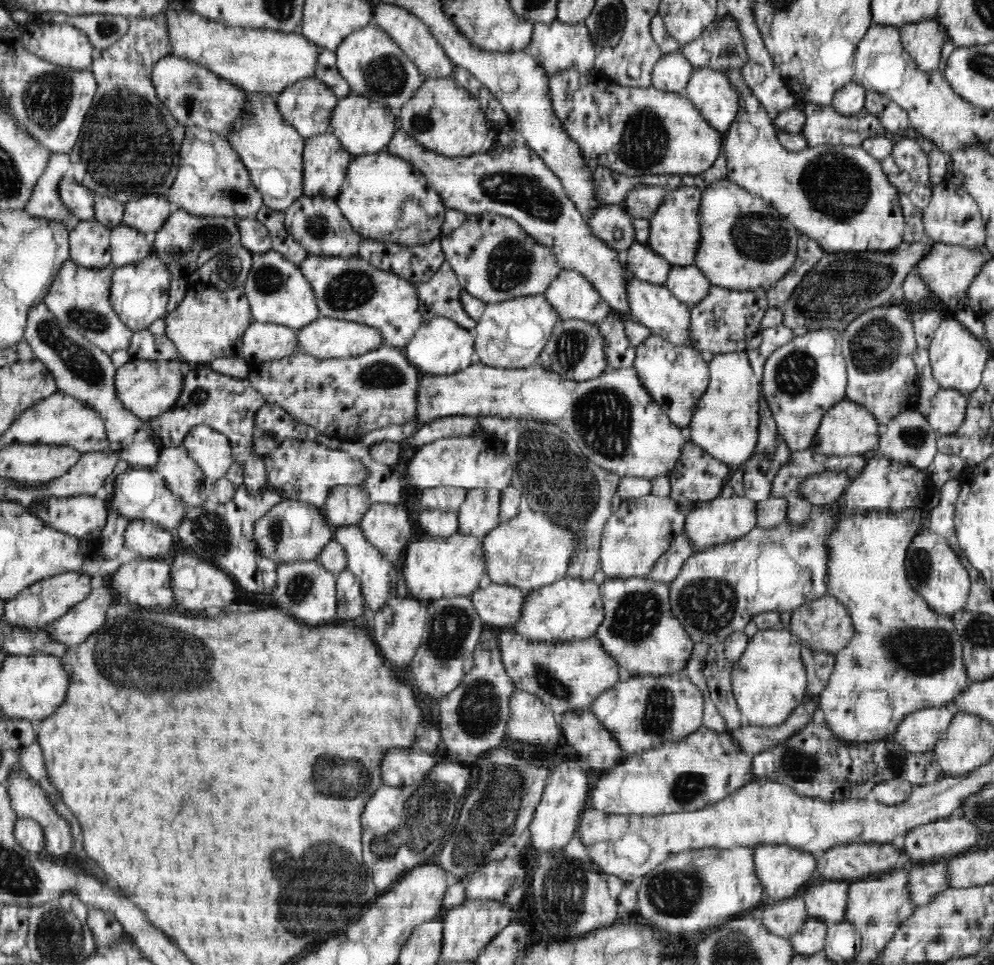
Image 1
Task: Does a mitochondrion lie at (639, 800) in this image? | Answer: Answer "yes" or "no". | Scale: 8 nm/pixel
no

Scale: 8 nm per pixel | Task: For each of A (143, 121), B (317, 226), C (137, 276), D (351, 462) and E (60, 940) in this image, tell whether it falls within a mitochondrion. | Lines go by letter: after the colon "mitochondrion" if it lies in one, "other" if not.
A: mitochondrion
B: mitochondrion
C: other
D: other
E: mitochondrion

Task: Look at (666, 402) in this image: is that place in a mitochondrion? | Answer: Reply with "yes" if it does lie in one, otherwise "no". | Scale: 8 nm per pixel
no

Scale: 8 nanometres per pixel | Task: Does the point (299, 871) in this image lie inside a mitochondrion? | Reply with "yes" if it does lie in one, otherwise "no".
yes

